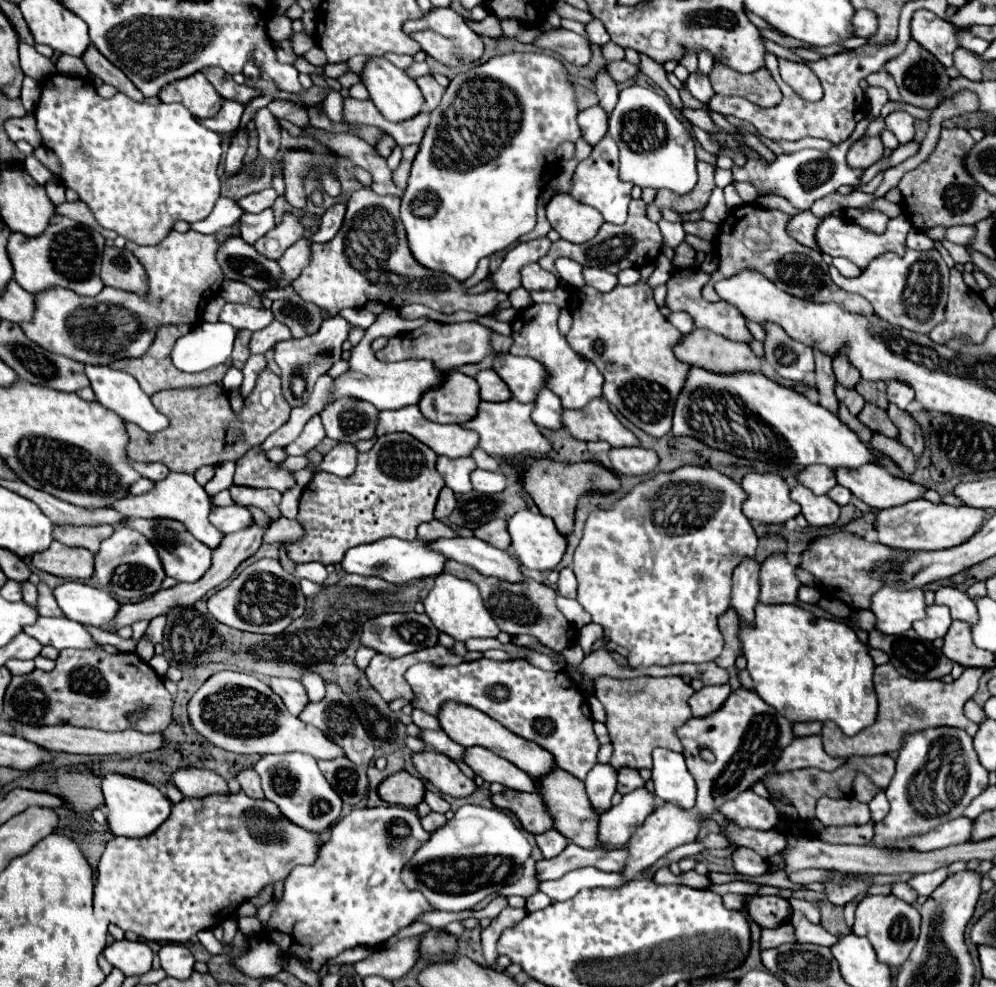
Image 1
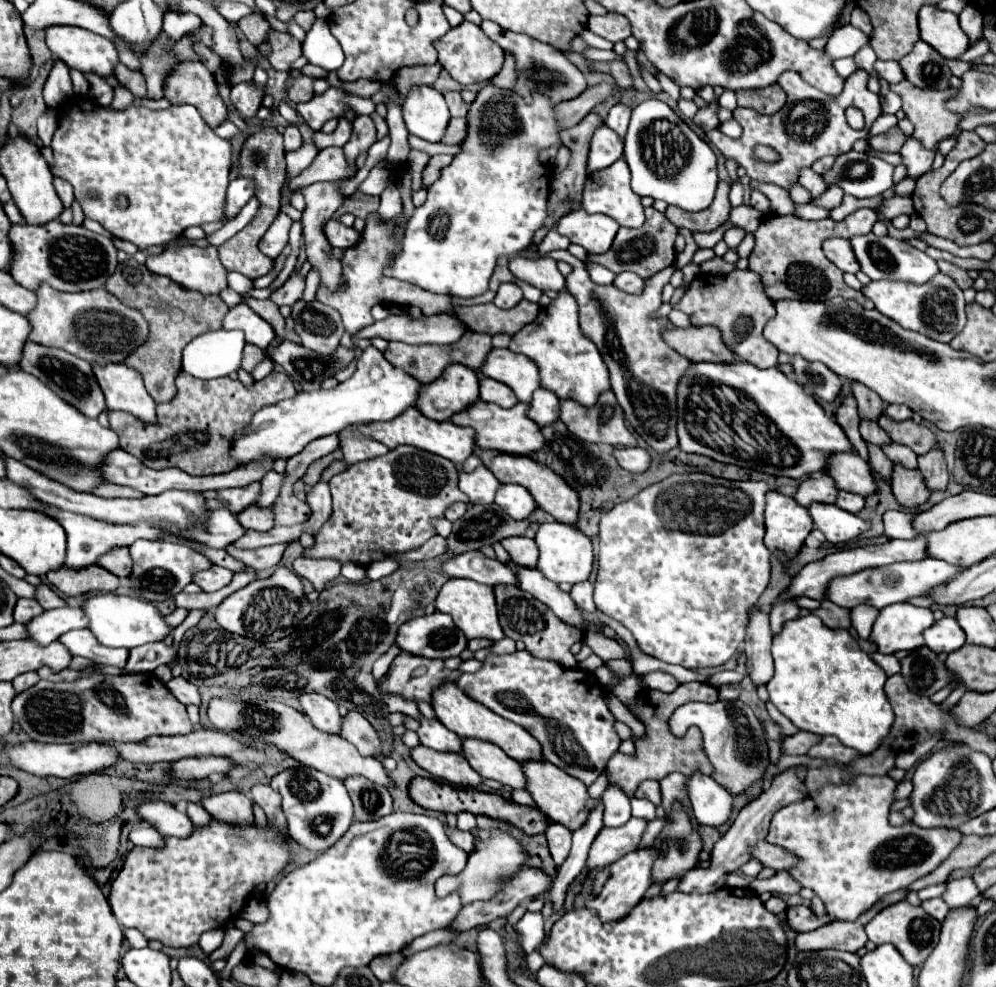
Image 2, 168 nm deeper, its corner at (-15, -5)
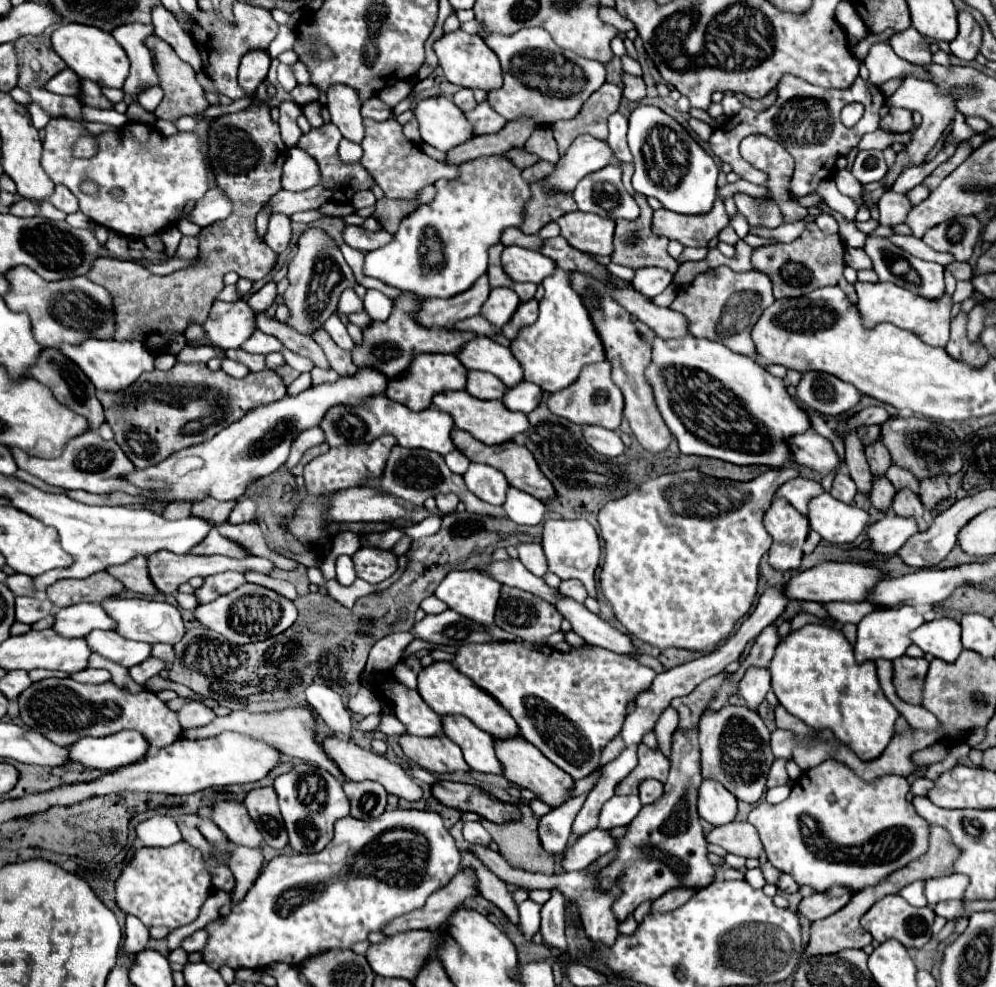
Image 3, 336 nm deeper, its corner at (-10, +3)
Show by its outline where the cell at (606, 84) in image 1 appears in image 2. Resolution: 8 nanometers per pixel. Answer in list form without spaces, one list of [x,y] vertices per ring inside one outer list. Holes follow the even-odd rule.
[[[617,102],[615,106],[611,106],[609,110],[609,116],[605,120],[607,126],[611,126],[611,130],[615,130],[621,138],[625,136],[627,132],[627,124],[629,124],[629,116],[631,116],[631,108],[623,102]]]

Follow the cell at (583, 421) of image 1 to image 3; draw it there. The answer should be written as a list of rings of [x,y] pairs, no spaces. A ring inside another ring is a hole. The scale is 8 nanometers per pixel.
[[[602,360],[598,364],[584,366],[580,376],[576,378],[576,382],[566,386],[564,390],[550,394],[550,398],[546,402],[548,410],[552,414],[568,418],[570,422],[580,424],[580,426],[598,424],[598,426],[604,426],[604,428],[610,428],[610,430],[618,430],[618,426],[622,422],[624,398],[622,398],[622,392],[618,390],[618,386],[612,382],[610,374],[612,374],[612,366],[606,360]]]

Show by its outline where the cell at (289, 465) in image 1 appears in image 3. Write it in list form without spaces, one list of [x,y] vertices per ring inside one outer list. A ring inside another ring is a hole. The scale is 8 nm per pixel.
[[[252,500],[238,502],[238,504],[232,508],[228,522],[230,522],[230,524],[242,524],[242,522],[250,522],[250,520],[254,518],[254,512],[256,512],[256,504],[254,504]]]

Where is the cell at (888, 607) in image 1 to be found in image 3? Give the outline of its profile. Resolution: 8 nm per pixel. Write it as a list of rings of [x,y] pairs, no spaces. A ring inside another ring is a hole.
[[[900,606],[900,608],[878,608],[870,614],[866,614],[860,624],[858,624],[858,642],[854,646],[856,650],[856,662],[876,662],[876,660],[896,660],[906,654],[906,648],[912,644],[910,632],[916,630],[918,626],[924,624],[924,618],[910,606]]]

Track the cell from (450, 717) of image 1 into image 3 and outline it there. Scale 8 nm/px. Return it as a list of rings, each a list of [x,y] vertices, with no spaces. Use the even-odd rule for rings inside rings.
[[[440,660],[440,662],[432,662],[430,666],[426,666],[424,672],[418,674],[418,692],[424,698],[424,702],[440,716],[462,714],[462,716],[470,718],[480,730],[488,732],[494,738],[510,738],[510,736],[518,734],[518,726],[516,726],[514,718],[510,718],[510,714],[506,714],[506,708],[498,706],[498,702],[494,698],[490,698],[490,694],[486,694],[478,686],[474,686],[474,682],[470,682],[470,678],[466,678],[462,672],[458,672],[452,662]]]

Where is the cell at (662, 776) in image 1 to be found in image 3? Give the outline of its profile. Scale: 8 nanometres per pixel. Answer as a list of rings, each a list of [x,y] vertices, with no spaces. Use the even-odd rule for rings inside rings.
[[[704,780],[698,796],[698,814],[712,826],[724,826],[736,818],[738,800],[720,782]]]

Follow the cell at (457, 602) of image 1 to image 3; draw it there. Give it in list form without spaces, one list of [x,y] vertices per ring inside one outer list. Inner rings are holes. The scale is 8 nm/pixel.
[[[454,570],[440,582],[434,594],[458,614],[490,626],[494,624],[500,588],[502,584],[494,576],[480,570]]]

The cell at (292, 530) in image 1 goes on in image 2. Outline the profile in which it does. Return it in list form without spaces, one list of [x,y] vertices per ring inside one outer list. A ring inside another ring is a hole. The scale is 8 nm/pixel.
[[[273,544],[273,546],[263,546],[263,548],[255,548],[255,550],[239,550],[229,546],[227,552],[231,556],[235,556],[237,560],[241,560],[247,566],[255,566],[255,570],[263,570],[263,568],[271,568],[277,566],[283,552],[285,552],[287,544]]]

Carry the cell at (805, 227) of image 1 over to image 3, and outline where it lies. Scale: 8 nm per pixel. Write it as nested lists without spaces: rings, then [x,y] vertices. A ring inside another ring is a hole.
[[[847,247],[845,249],[844,260],[854,270],[872,270],[872,262],[870,262],[870,258],[868,258],[868,254],[864,250]]]

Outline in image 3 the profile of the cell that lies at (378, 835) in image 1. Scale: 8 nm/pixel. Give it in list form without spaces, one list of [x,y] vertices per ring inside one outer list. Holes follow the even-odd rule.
[[[398,808],[368,820],[346,816],[334,824],[334,838],[322,852],[272,858],[242,902],[232,904],[228,916],[218,916],[206,926],[208,942],[200,954],[214,970],[220,966],[230,966],[232,970],[262,970],[274,962],[300,966],[306,958],[320,952],[350,948],[352,944],[366,940],[370,932],[380,932],[390,920],[422,908],[428,896],[444,888],[458,870],[458,846],[436,812]]]

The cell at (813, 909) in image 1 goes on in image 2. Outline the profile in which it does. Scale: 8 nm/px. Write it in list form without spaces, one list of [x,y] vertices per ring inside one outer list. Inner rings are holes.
[[[857,776],[851,784],[843,786],[825,786],[817,794],[807,796],[803,802],[789,804],[777,810],[771,818],[771,828],[767,842],[783,846],[799,858],[797,868],[791,870],[791,876],[817,892],[823,900],[827,914],[835,920],[855,920],[859,914],[869,910],[881,896],[907,888],[915,880],[933,872],[949,854],[959,846],[963,834],[951,828],[929,828],[923,830],[905,822],[903,826],[889,826],[889,806],[893,802],[895,780],[889,776]]]

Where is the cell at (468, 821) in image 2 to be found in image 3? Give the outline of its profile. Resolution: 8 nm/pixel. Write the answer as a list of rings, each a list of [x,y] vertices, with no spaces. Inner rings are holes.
[[[466,822],[464,824],[464,838],[470,844],[480,844],[480,846],[488,846],[492,842],[490,834],[482,828],[480,822]]]

